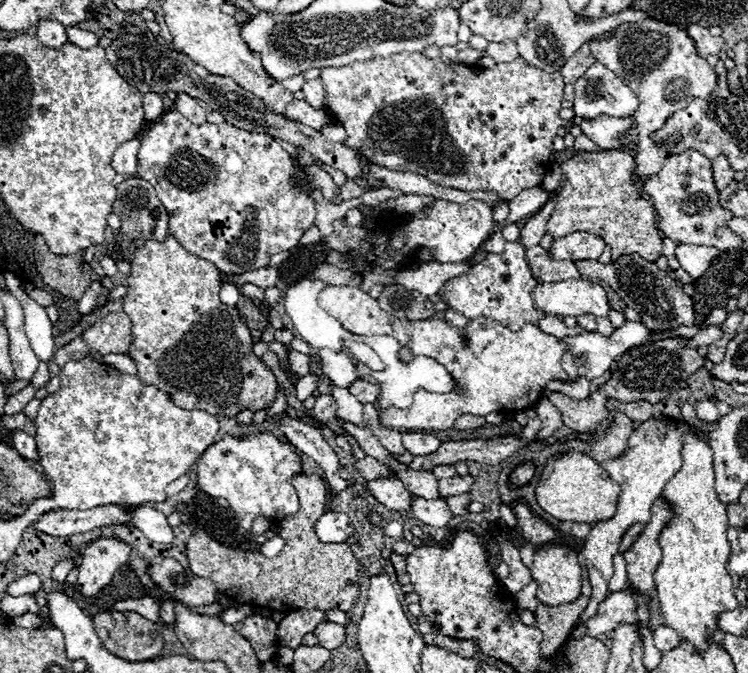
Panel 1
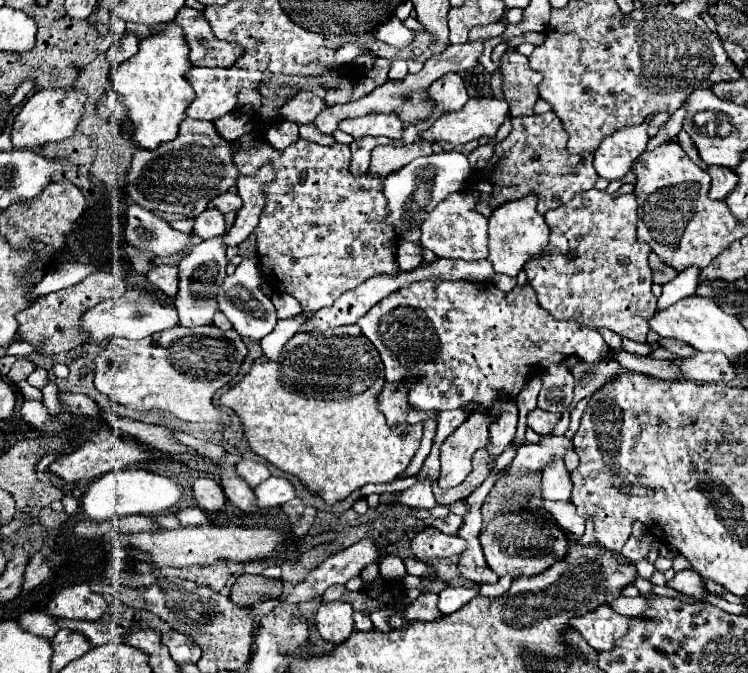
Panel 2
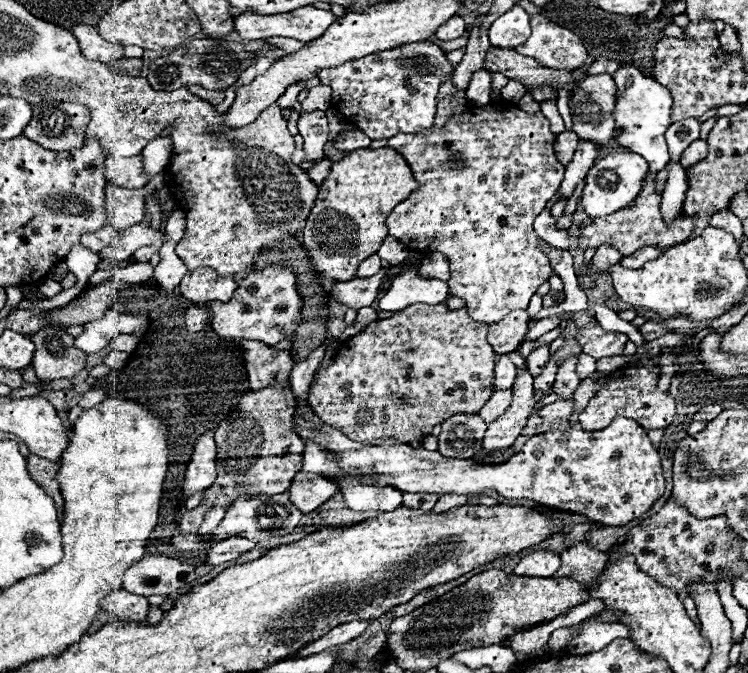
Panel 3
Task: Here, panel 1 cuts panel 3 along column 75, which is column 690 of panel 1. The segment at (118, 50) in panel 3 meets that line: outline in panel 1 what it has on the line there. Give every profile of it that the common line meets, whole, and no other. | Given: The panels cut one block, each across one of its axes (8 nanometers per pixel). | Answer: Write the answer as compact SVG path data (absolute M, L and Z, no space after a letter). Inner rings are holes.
M688 26L688 34L696 40L696 50L700 52L700 56L710 56L710 54L718 54L724 48L724 38L714 38L708 28L702 26Z

